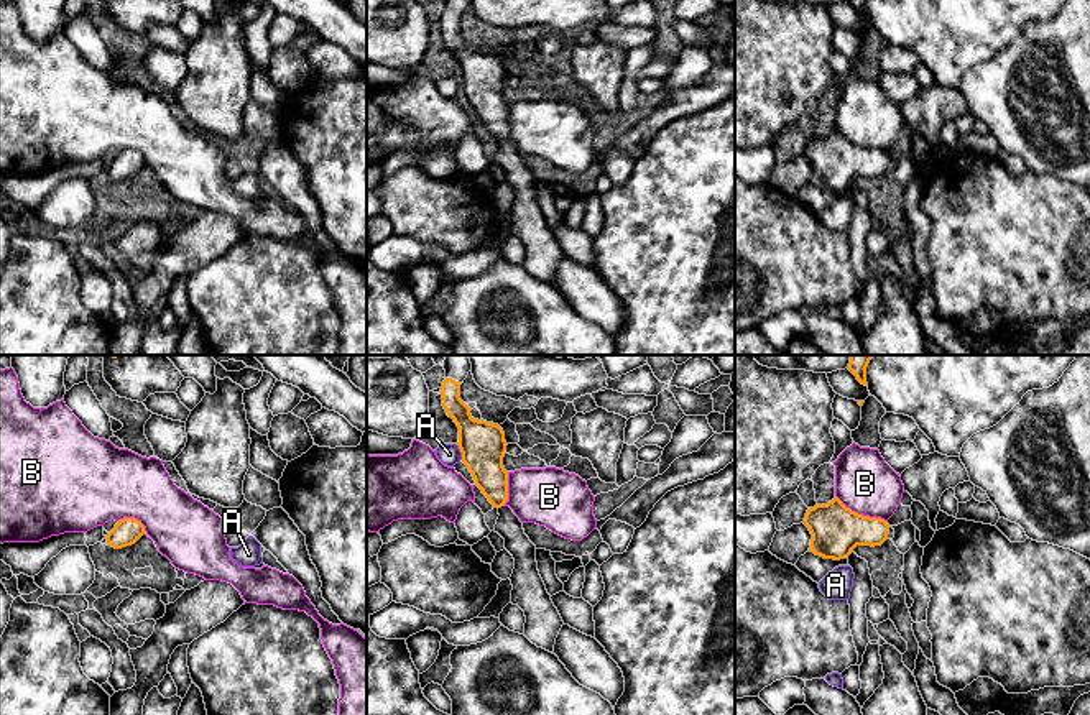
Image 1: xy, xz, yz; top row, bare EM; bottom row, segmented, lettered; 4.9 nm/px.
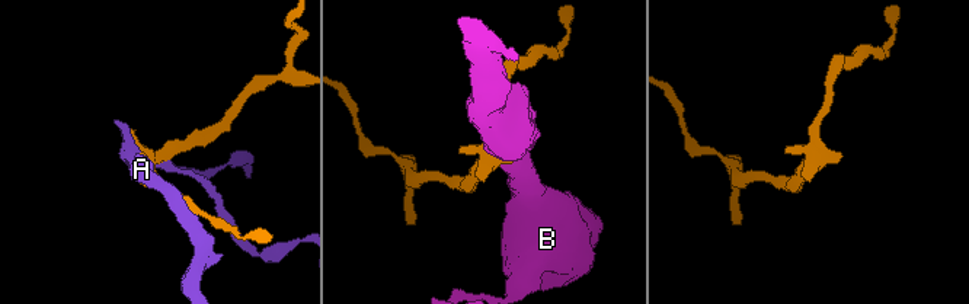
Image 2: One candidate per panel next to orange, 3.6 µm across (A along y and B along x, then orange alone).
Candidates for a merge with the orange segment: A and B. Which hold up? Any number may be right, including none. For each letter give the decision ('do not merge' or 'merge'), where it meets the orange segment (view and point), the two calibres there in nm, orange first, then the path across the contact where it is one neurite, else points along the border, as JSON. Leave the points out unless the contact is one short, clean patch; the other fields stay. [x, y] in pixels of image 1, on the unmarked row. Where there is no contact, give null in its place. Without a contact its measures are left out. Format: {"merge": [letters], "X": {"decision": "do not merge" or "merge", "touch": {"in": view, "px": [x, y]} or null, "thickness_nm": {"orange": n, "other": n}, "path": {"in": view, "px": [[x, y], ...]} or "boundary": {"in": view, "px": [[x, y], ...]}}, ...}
{"merge": [], "A": {"decision": "do not merge", "touch": {"in": "xz", "px": [461, 83]}, "thickness_nm": {"orange": 220, "other": 110}}, "B": {"decision": "do not merge", "touch": {"in": "yz", "px": [862, 147]}, "thickness_nm": {"orange": 240, "other": 280}}}

